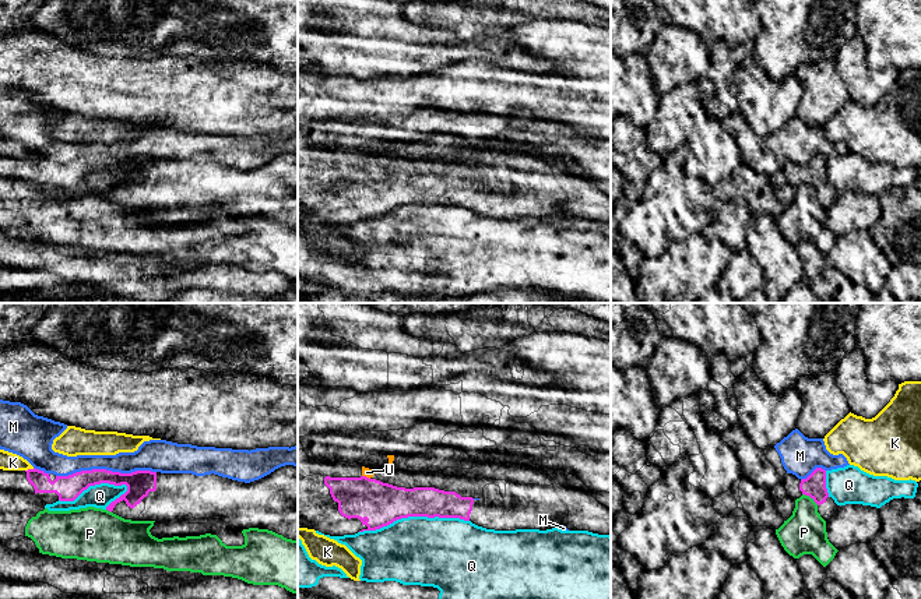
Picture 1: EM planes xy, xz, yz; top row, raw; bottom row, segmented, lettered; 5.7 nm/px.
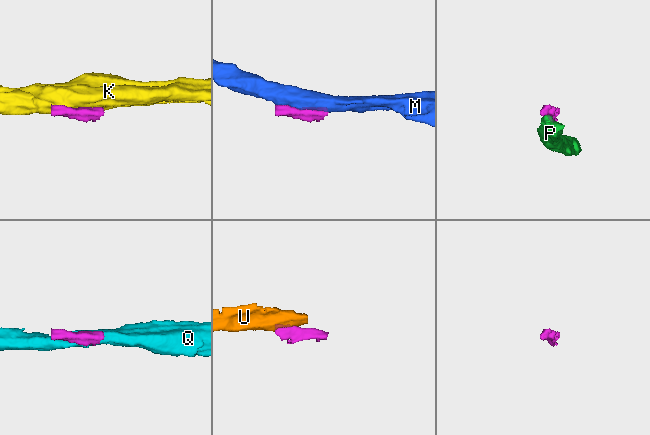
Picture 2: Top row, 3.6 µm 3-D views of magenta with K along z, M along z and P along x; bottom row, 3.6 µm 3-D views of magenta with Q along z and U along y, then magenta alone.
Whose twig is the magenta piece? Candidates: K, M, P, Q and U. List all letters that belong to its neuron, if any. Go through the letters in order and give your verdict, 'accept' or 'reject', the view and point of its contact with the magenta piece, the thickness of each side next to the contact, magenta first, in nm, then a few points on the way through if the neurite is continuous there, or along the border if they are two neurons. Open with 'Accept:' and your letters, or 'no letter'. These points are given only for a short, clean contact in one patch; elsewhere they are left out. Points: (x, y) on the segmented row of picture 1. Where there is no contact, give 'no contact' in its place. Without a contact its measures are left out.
Accept: no letter
K: reject | xy (30, 469) | 140/110 nm | along xy (34, 468), (25, 471)
M: reject | xy (105, 469) | 150/140 nm
P: reject | yz (811, 497) | 130/240 nm
Q: reject | xz (414, 515) | 240/400 nm
U: reject | xz (365, 476) | 240/50 nm | along xz (362, 475), (369, 479)

